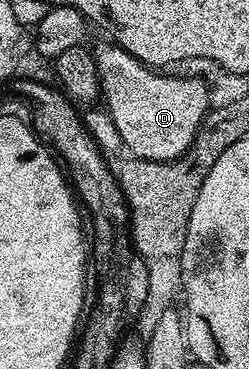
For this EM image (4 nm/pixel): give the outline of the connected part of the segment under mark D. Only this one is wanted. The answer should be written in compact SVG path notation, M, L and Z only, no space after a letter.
M115 42L100 44L92 52L97 68L98 90L106 102L105 109L121 136L123 147L133 157L166 162L184 154L201 130L212 106L211 89L192 76L166 76L164 72L143 65L138 58Z

